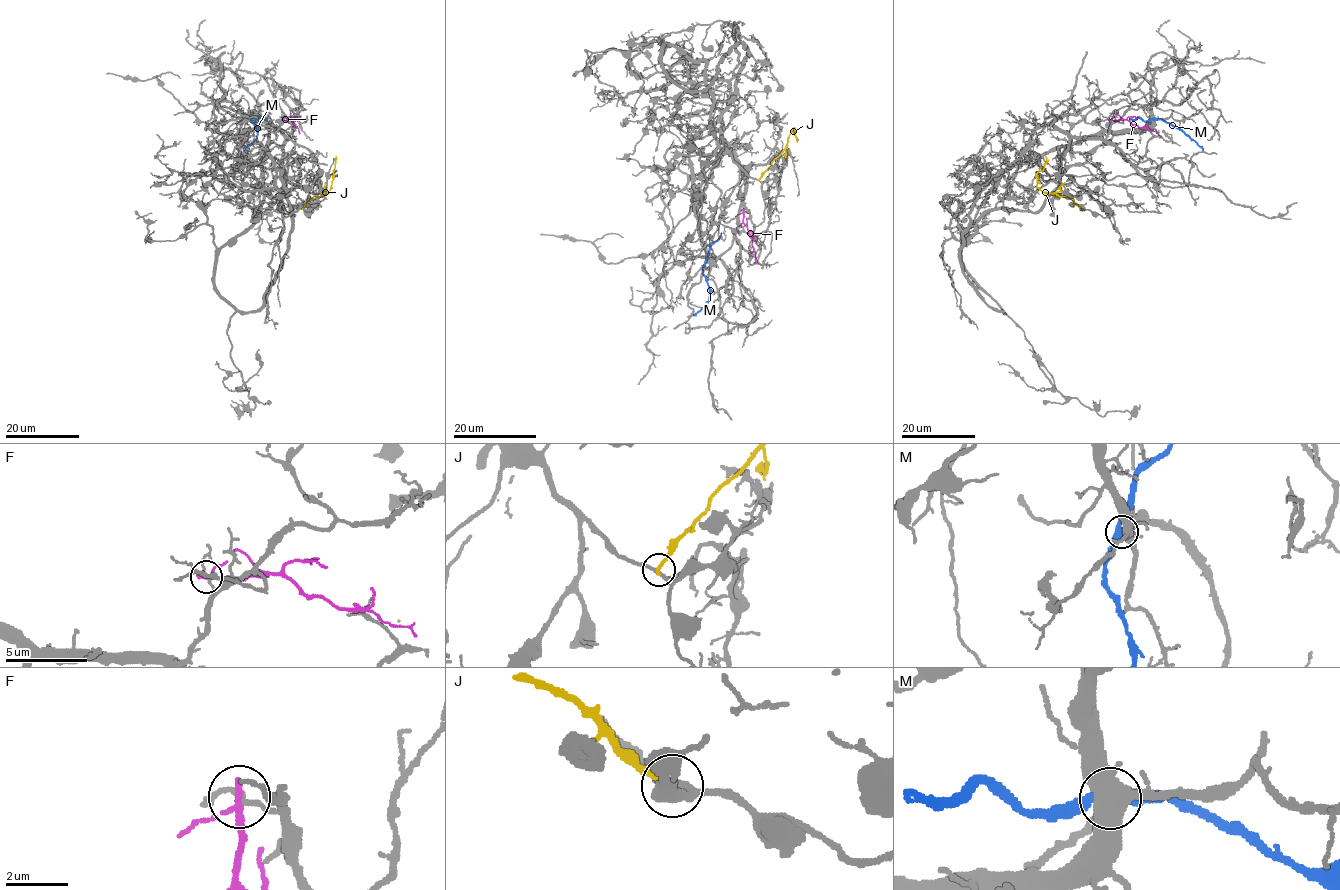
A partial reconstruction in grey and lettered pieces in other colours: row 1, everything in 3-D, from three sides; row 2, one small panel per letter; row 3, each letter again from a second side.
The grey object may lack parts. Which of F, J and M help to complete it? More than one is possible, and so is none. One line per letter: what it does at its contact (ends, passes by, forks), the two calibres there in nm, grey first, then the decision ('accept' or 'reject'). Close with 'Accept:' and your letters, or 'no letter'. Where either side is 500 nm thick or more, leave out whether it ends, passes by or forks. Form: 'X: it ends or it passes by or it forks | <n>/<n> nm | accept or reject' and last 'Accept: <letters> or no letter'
F: it passes by | 130/190 nm | reject
J: it ends | 240/220 nm | reject
M: 500/400 nm | reject
Accept: no letter

